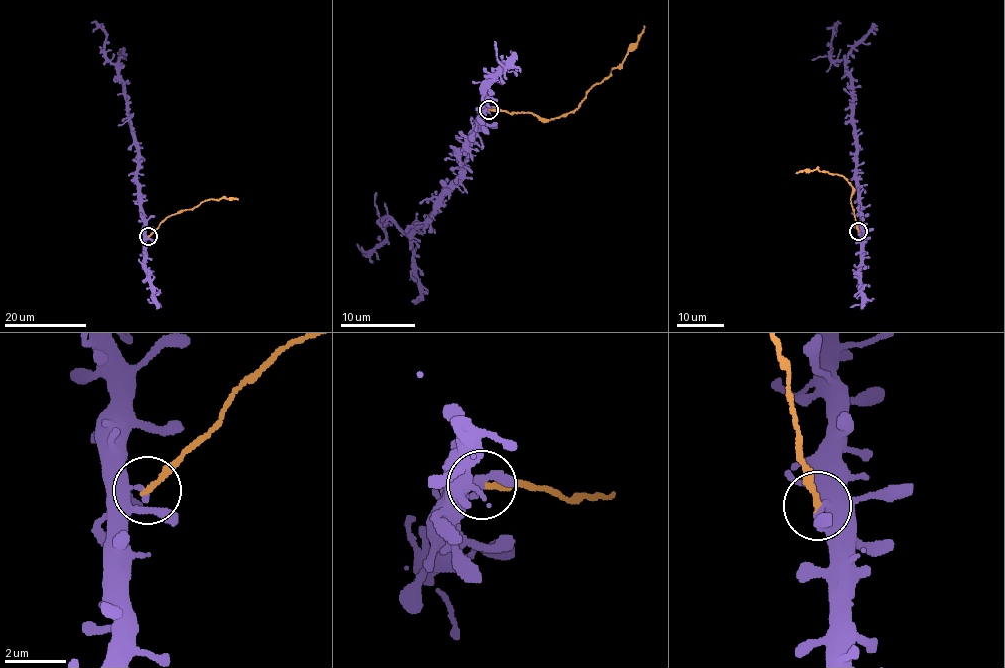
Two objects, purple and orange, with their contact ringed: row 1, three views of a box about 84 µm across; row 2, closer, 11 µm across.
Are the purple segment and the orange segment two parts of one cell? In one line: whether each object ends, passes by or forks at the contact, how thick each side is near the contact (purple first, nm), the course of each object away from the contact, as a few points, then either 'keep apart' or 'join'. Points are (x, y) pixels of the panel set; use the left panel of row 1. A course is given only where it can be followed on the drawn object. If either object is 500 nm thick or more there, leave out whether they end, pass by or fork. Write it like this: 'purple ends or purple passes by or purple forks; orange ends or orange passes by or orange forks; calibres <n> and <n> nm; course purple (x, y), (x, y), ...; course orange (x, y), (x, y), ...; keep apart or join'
purple ends; orange ends; calibres 200 and 200 nm; course purple (149, 236), (137, 179), (138, 143), (125, 84), (106, 55), (106, 32), (91, 22); course orange (149, 236), (169, 216), (189, 210), (207, 199), (237, 199); keep apart

